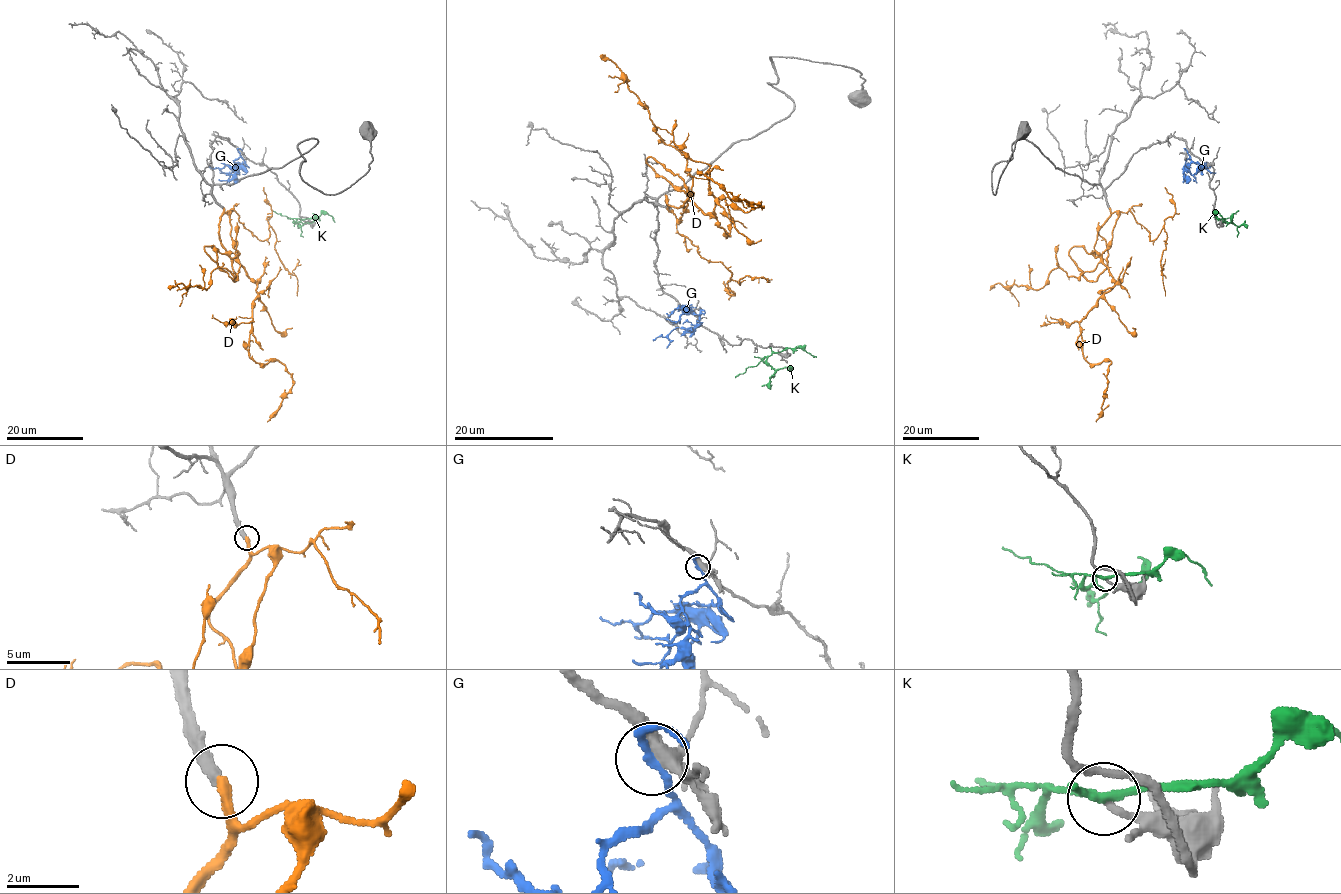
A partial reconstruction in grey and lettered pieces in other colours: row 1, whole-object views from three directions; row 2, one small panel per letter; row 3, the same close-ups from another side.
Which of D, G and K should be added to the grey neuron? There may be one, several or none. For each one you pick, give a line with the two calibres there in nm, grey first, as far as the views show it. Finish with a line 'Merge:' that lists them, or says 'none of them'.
D: 340 nm thick on the grey side, 340 nm on the other
Merge: D

